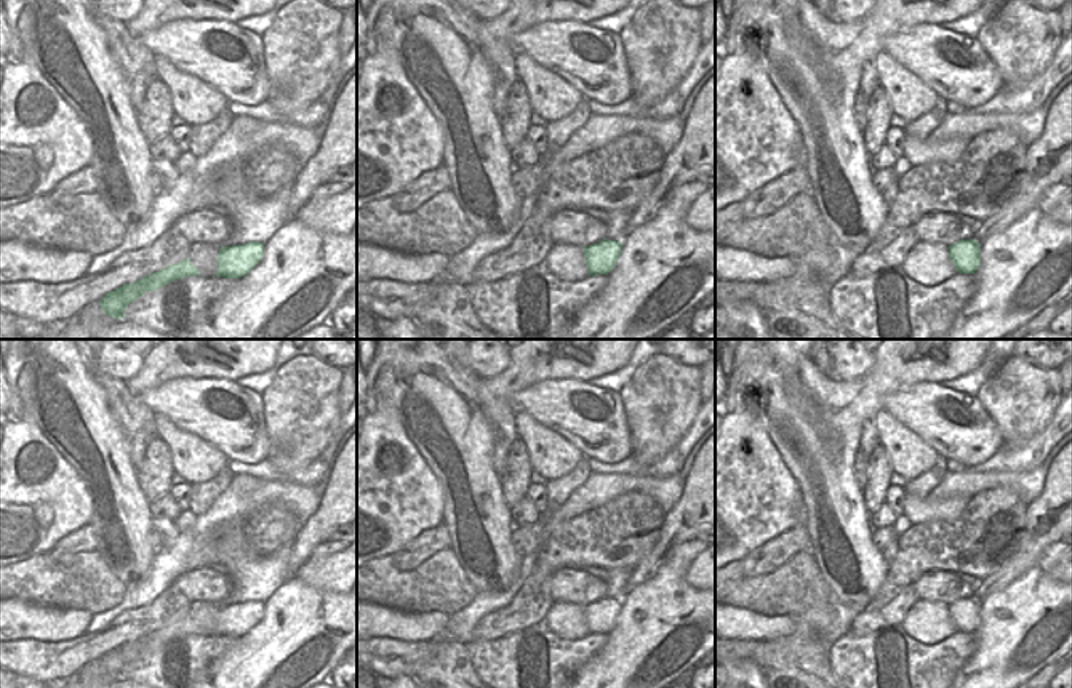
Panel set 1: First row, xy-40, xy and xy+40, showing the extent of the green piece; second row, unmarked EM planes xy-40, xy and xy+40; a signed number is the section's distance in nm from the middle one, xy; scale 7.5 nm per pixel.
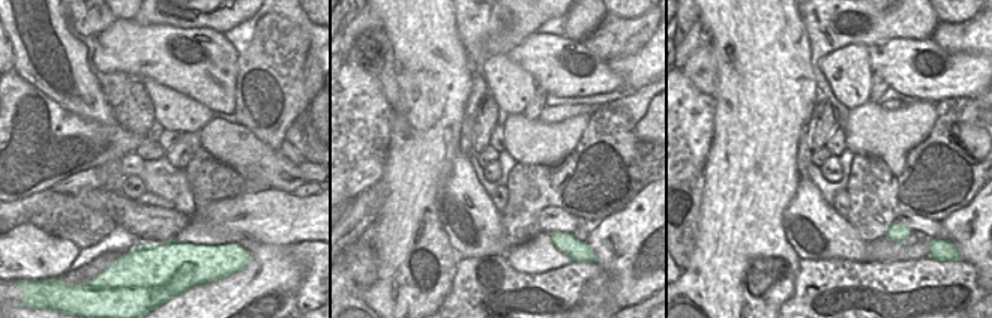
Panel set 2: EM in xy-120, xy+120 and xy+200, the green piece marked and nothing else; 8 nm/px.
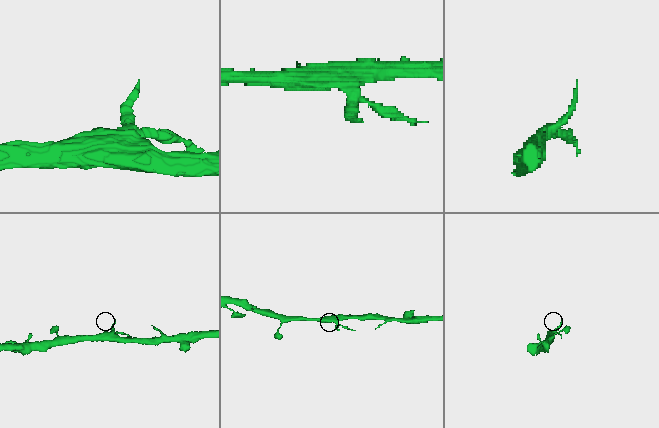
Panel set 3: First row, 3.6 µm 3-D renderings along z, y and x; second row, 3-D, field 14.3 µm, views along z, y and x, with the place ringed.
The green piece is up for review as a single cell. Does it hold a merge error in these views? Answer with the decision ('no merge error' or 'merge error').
merge error

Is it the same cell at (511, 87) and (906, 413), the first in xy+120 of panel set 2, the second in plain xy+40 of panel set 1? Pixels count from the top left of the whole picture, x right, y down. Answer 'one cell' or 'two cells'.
two cells

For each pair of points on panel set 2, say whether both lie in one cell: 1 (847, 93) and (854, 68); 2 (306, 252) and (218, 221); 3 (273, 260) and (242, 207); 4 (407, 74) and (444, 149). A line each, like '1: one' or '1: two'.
1: one
2: two
3: two
4: one

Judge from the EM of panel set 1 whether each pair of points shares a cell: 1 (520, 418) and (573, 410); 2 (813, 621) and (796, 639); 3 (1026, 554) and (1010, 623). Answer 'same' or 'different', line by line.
1: different
2: same
3: different

